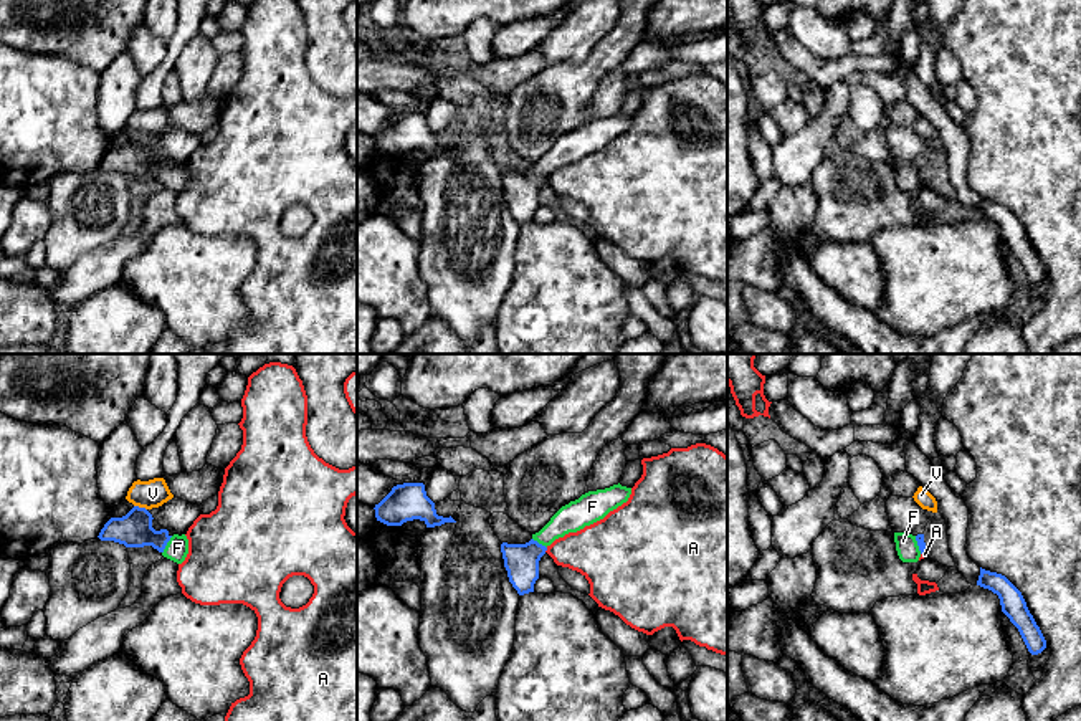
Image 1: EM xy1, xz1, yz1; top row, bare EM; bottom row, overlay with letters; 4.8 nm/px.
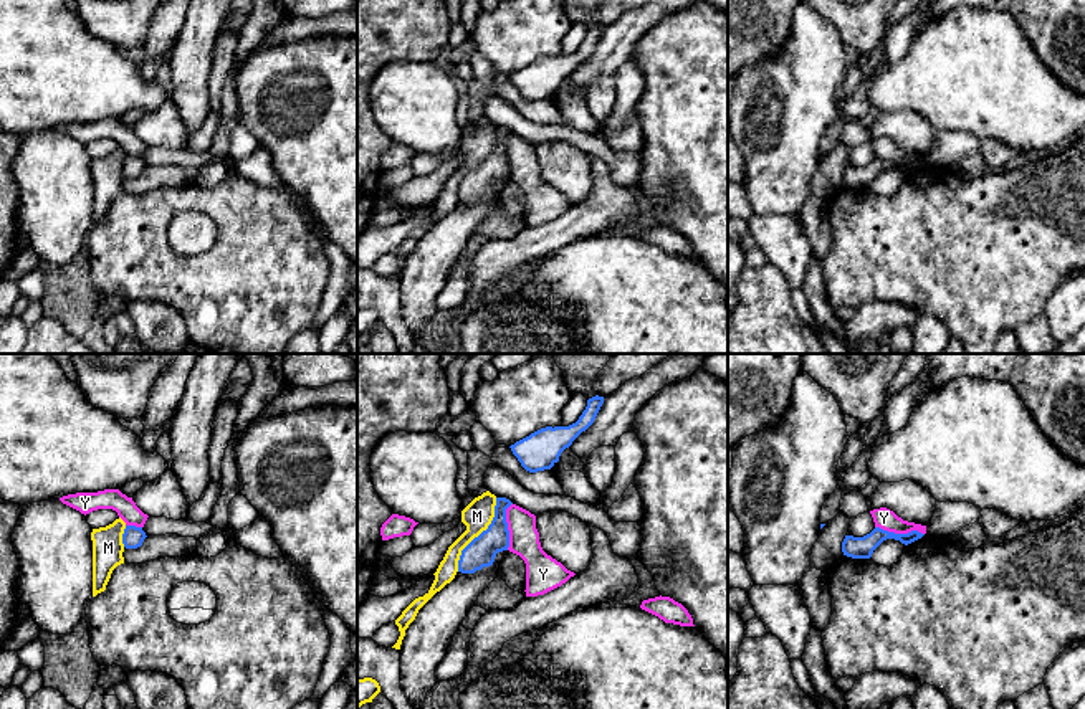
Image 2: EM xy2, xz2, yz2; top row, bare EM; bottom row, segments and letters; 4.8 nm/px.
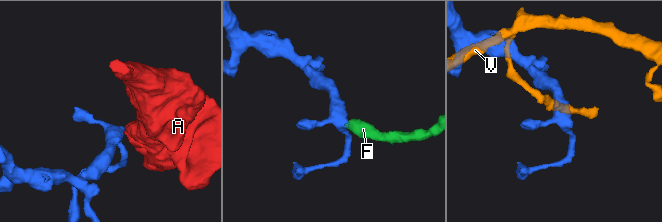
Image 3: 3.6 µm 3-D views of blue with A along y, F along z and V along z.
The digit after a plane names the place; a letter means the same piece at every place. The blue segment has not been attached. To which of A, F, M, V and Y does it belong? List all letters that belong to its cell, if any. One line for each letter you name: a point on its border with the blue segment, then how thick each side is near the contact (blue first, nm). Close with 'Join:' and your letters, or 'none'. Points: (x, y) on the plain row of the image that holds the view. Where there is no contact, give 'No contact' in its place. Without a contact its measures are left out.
F: Touches blue at xy1 (166, 174). Thickness 170 nm (blue) against 110 nm
Join: F

